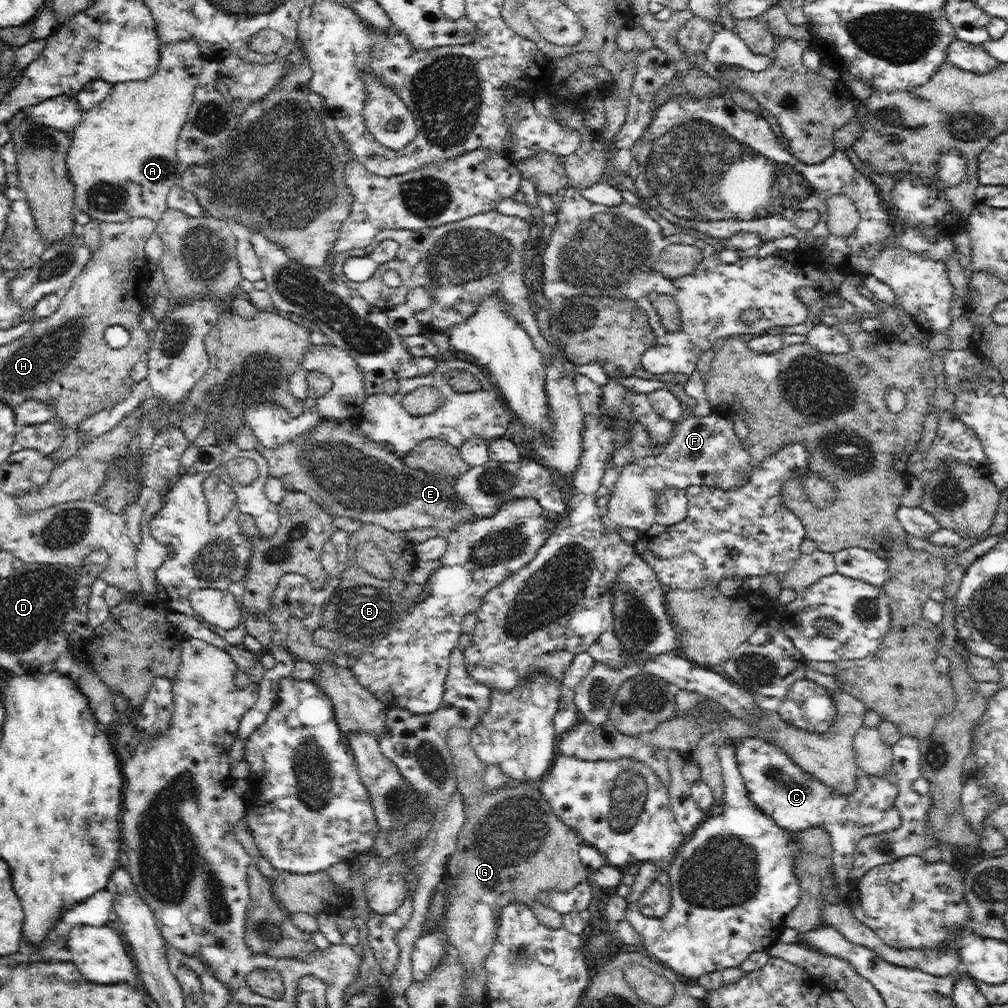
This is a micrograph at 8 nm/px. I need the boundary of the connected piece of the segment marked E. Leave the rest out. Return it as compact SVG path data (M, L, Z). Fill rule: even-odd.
M324 419L316 428L303 432L295 439L267 449L258 441L255 449L268 463L268 474L278 478L287 492L302 492L322 504L323 510L330 515L344 516L372 523L397 533L412 529L436 527L440 534L447 535L454 527L464 521L476 518L475 514L460 501L454 486L456 478L443 476L439 472L426 472L423 468L409 467L395 452L388 452L383 444L366 437L357 422Z

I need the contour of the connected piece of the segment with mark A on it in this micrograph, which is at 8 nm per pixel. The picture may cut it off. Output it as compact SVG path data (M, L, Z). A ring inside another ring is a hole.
M181 40L175 43L162 43L161 51L159 52L159 63L158 68L155 68L154 74L149 76L146 80L139 81L126 81L121 83L116 83L108 96L100 104L93 106L90 110L82 113L81 121L78 126L72 130L74 133L74 138L71 140L70 148L66 154L66 167L68 167L68 175L70 179L74 181L74 208L82 210L84 213L88 214L91 219L96 219L98 222L115 222L122 223L132 217L148 217L154 221L158 221L162 214L166 212L169 208L167 205L167 196L171 191L171 188L179 184L180 177L184 168L182 164L176 158L176 144L179 140L180 130L182 126L186 123L188 110L190 110L190 104L192 104L194 96L194 88L198 84L198 75L202 68L203 61L206 60L206 56L200 51L198 43L194 40Z

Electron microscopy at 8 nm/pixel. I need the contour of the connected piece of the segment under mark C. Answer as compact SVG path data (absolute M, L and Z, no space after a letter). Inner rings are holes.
M744 737L740 742L736 742L734 747L747 797L766 816L773 819L776 825L792 833L819 826L829 835L833 848L830 872L835 881L837 896L839 899L844 897L853 885L849 875L860 840L870 834L890 832L901 824L901 816L895 805L898 777L893 766L890 766L888 774L882 776L866 774L859 769L856 772L856 788L850 796L834 790L802 770L784 750L763 737Z

